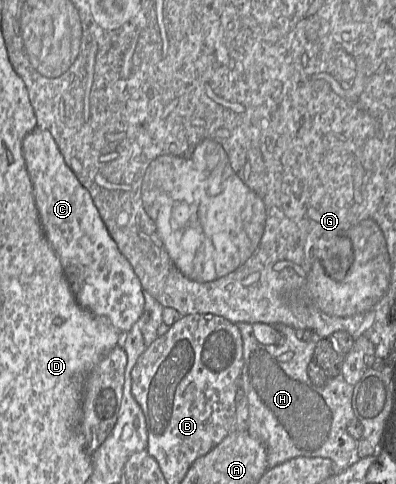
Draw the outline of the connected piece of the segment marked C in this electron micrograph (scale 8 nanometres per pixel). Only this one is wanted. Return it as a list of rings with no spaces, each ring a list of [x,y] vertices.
[[[35,127],[25,136],[22,147],[41,225],[78,303],[126,333],[144,312],[144,291],[139,278],[120,253],[89,192],[66,164],[50,132]]]

